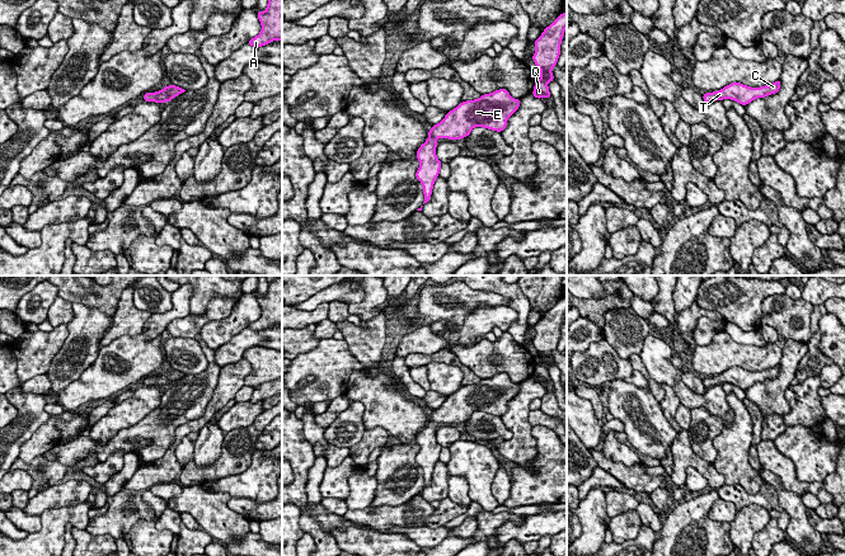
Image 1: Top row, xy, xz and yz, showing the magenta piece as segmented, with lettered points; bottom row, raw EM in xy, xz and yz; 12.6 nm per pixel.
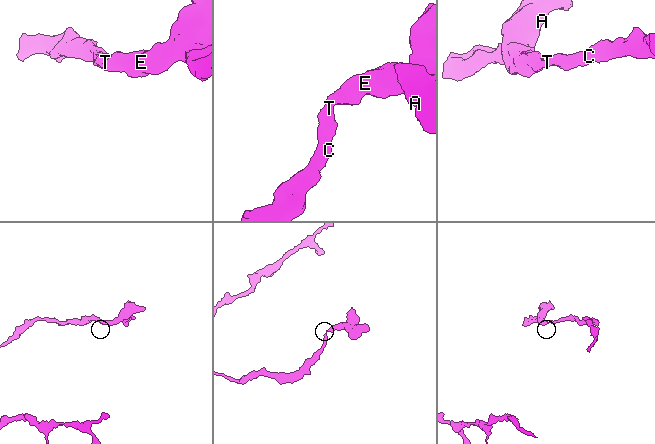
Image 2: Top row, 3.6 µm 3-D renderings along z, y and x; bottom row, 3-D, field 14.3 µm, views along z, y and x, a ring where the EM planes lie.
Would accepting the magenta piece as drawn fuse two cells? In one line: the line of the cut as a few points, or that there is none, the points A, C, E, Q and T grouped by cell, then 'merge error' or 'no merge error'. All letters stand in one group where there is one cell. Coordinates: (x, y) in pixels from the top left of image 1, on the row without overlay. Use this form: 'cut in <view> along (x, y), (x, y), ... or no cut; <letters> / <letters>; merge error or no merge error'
no cut; A C E Q T; no merge error

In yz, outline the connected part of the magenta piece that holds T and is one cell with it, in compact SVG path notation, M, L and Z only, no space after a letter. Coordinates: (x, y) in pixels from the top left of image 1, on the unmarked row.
M780 364L760 372L751 372L741 367L732 367L718 376L705 377L703 383L705 388L710 388L714 385L723 385L727 382L738 386L741 390L747 390L756 382L765 382L770 378L776 378L780 373L780 369Z

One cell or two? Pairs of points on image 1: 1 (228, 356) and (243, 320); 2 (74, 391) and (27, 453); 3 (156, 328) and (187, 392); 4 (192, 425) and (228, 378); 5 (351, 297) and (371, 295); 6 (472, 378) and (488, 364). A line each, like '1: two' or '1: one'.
1: two
2: two
3: two
4: one
5: two
6: two

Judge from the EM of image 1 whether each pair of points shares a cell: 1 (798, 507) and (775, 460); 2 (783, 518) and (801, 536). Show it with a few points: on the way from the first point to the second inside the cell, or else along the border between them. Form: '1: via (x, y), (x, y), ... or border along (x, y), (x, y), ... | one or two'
1: border along (769, 471), (779, 477), (785, 489), (801, 495) | two
2: border along (778, 495), (778, 503), (789, 517), (785, 531) | two

